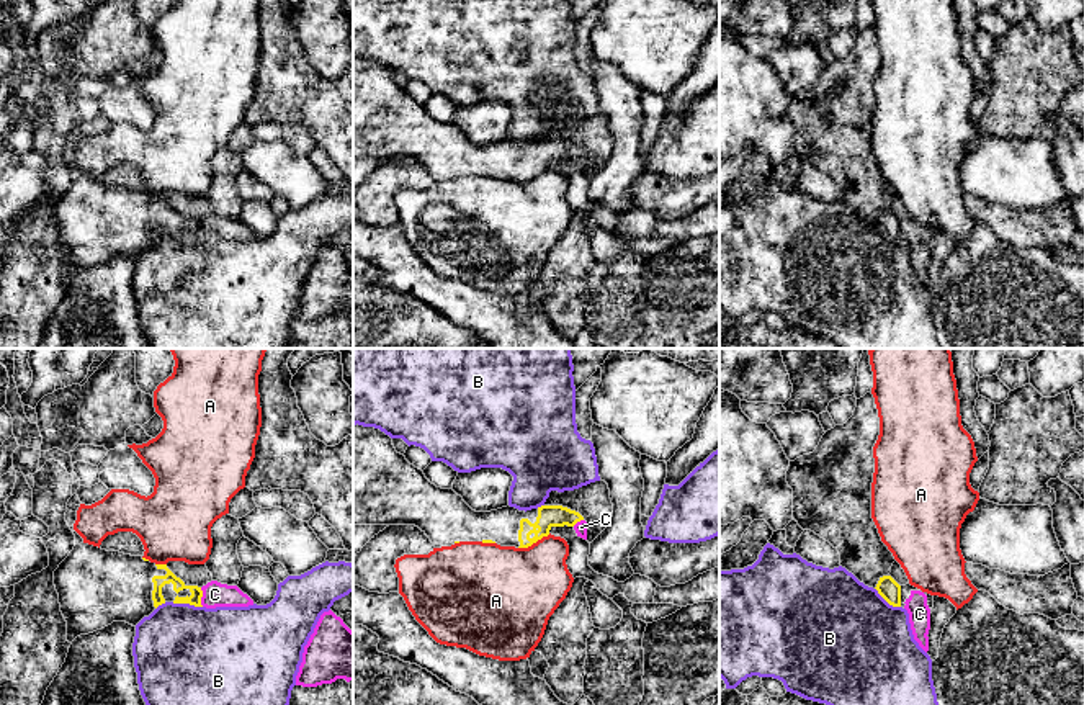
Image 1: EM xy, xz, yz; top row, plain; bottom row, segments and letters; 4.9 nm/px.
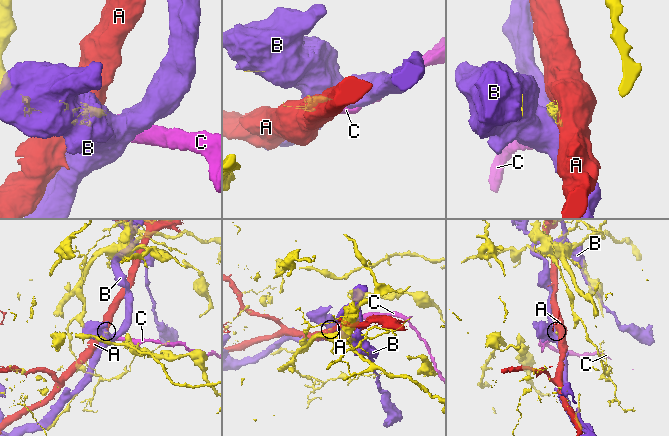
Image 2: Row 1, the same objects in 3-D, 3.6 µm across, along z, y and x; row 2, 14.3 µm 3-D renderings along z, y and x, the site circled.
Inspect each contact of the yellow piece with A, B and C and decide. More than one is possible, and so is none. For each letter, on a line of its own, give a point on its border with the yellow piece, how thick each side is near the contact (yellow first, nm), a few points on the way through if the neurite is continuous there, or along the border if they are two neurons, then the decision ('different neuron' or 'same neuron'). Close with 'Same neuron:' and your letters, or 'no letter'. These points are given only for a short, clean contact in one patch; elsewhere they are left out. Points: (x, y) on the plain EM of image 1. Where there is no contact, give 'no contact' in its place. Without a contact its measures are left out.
A: xz (533, 175) | 110/420 nm | different neuron
B: xy (187, 236) | 60/480 nm | different neuron
C: xy (201, 229) | 60/130 nm | same neuron
Same neuron: C

